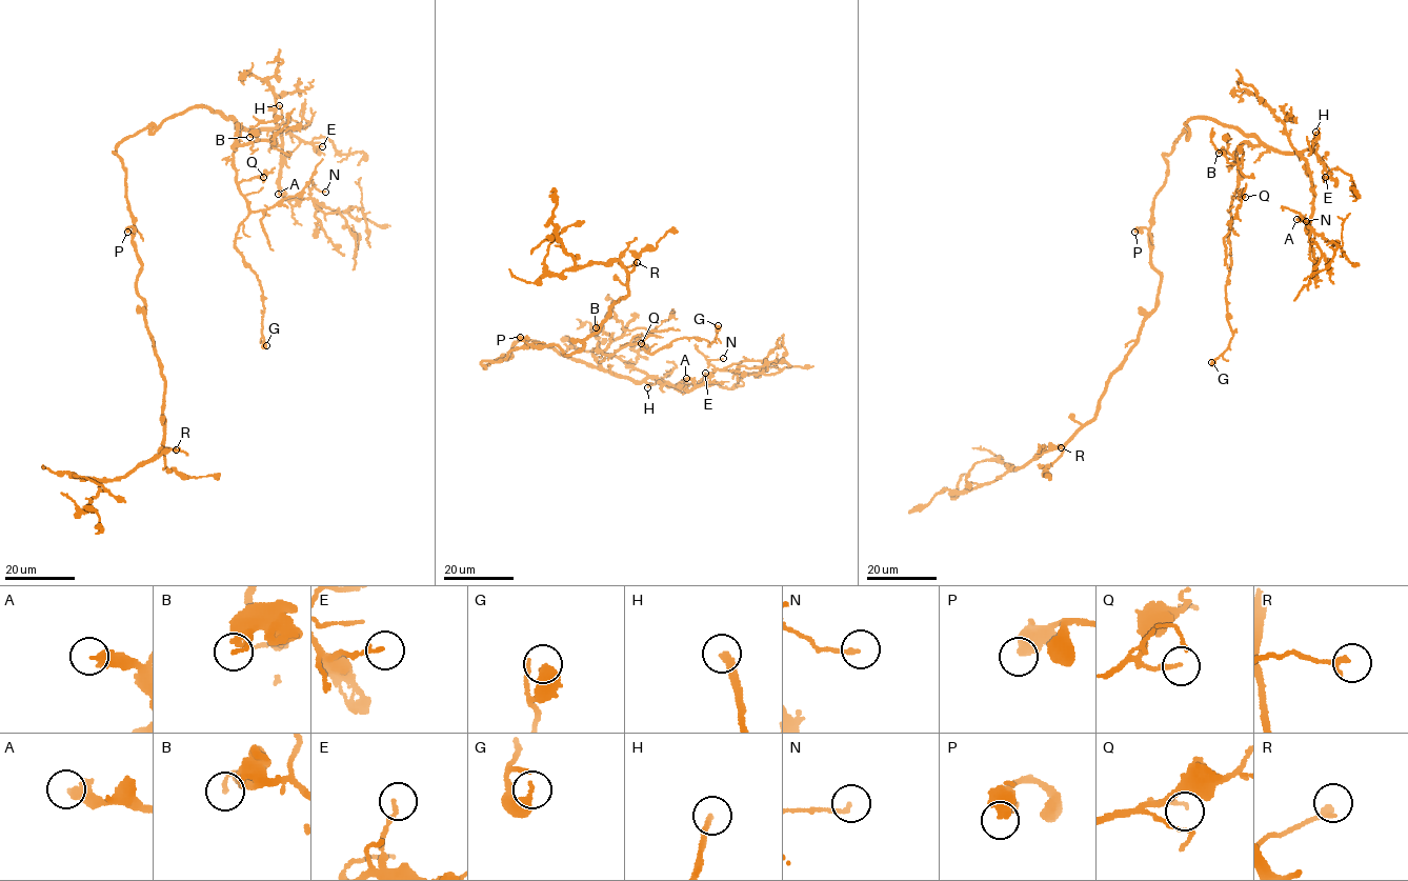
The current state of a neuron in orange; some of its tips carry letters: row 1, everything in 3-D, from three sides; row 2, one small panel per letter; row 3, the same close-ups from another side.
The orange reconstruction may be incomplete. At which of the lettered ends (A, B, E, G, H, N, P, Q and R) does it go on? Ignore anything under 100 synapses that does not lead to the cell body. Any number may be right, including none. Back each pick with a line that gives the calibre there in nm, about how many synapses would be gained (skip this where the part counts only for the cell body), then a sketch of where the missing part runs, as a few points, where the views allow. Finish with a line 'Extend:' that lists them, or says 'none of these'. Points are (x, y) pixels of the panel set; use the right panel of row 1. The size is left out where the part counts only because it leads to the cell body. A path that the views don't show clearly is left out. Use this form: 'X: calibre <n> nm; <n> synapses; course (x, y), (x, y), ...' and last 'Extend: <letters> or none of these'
H: calibre 240 nm; course (1315, 132), (1323, 124), (1327, 123), (1332, 129), (1333, 165), (1340, 197)
Extend: H

